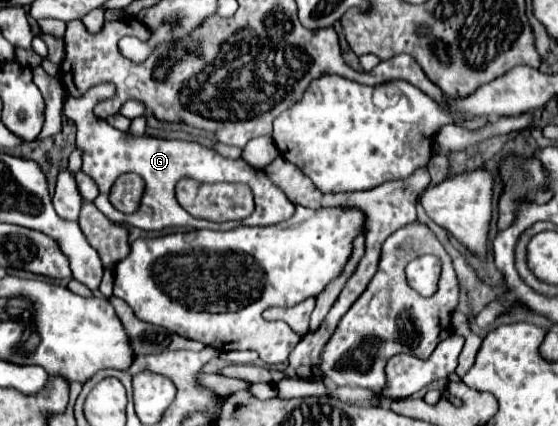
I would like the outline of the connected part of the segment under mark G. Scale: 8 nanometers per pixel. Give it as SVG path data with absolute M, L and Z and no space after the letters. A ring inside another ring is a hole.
M103 83L89 89L83 98L65 98L65 114L71 118L77 126L77 146L83 150L83 166L81 170L89 174L97 186L99 196L95 198L95 206L115 224L129 224L141 230L163 230L163 228L193 228L193 230L231 230L237 226L265 226L265 224L277 224L287 218L291 218L295 206L287 200L281 188L273 186L269 178L265 178L265 172L249 166L243 158L231 160L217 154L213 148L207 148L199 142L189 140L161 140L155 136L133 136L125 134L113 126L109 126L106 120L97 118L93 114L93 107L101 100L112 98L115 95L115 86L111 83ZM135 172L145 180L145 196L141 198L141 206L133 214L121 214L117 212L109 202L109 190L113 182L119 178L119 174ZM181 178L193 178L203 184L215 184L215 182L247 182L255 196L255 212L245 220L235 222L209 222L201 218L193 218L189 212L181 208L181 204L175 198L175 186Z

